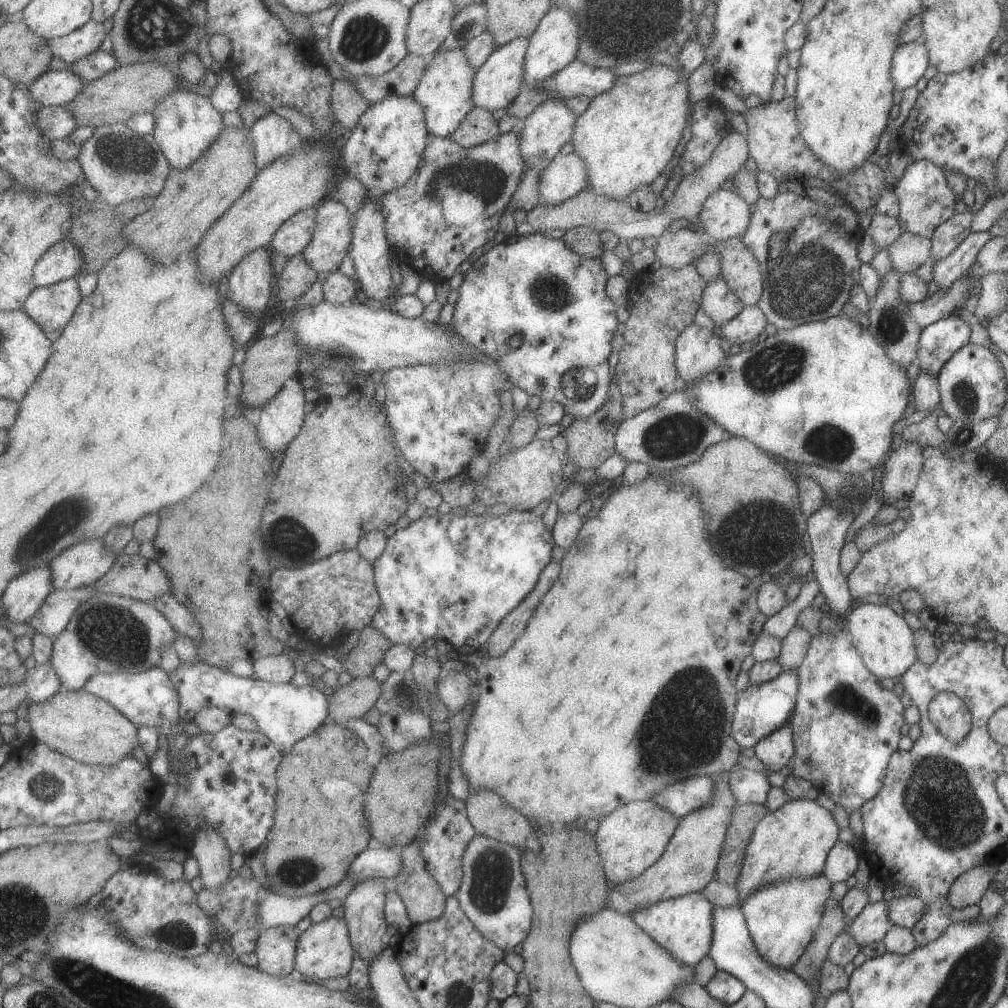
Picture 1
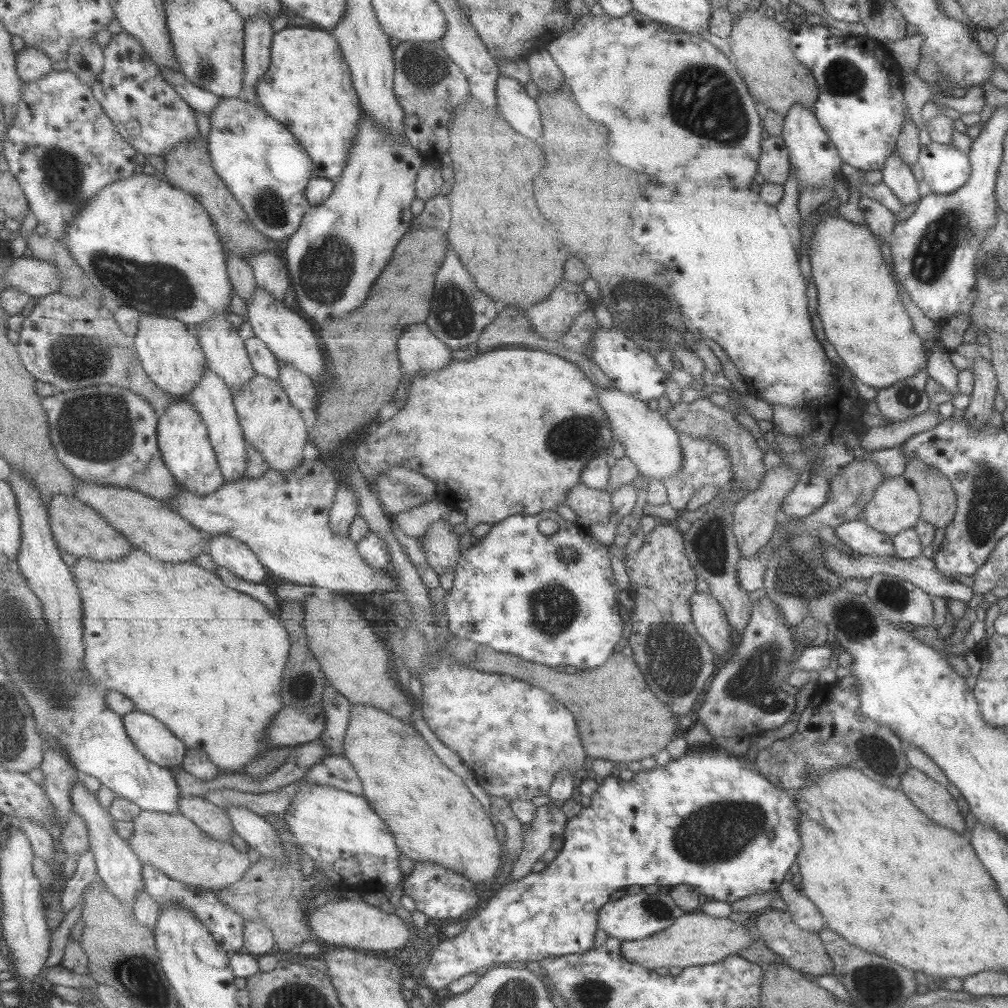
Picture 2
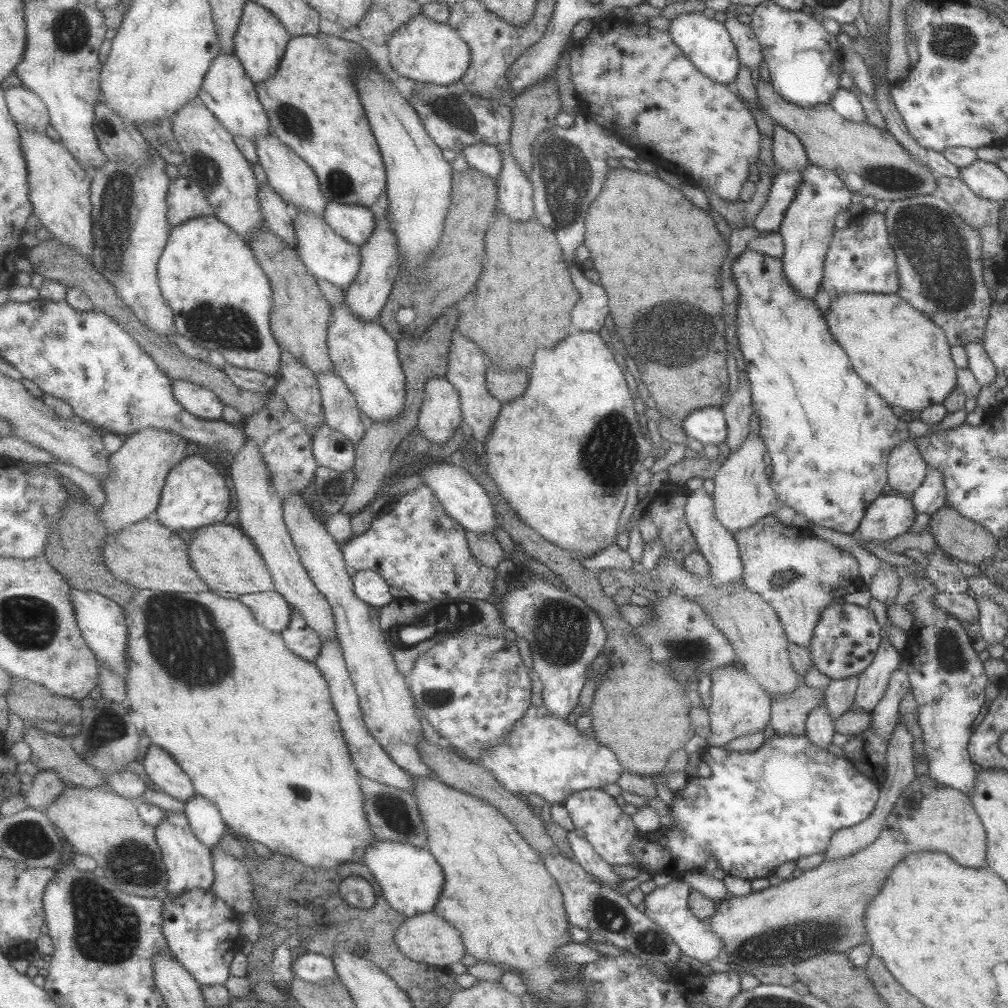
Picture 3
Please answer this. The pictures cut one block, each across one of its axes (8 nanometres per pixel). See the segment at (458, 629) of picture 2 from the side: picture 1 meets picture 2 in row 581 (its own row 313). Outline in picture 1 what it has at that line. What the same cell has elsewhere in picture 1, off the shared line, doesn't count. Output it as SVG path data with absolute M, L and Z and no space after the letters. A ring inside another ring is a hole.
M534 233L527 238L514 237L505 238L500 244L495 245L486 254L479 257L473 264L472 268L463 276L464 282L457 290L459 292L458 301L455 303L454 316L452 318L452 326L454 330L463 338L468 344L471 344L477 351L487 354L491 359L497 359L498 366L502 367L503 371L511 378L514 383L514 387L518 387L526 394L533 396L534 394L540 396L542 401L556 401L559 402L565 409L566 413L570 413L574 417L589 417L594 414L605 402L607 402L609 389L609 366L607 366L607 356L611 354L611 338L615 334L615 326L617 326L617 320L615 320L615 306L613 302L609 300L607 294L605 294L605 278L606 273L603 271L600 256L595 259L587 259L583 256L575 253L563 240L550 237L545 237L543 234ZM522 334L524 337L524 344L519 349L510 348L510 339L514 335ZM585 370L591 372L592 384L589 384L591 380L587 380L587 386L591 388L589 396L583 398L579 396L579 400L571 400L567 394L565 394L565 386L563 386L563 380L565 376L579 376L579 380L585 380L581 378L581 374L585 374Z

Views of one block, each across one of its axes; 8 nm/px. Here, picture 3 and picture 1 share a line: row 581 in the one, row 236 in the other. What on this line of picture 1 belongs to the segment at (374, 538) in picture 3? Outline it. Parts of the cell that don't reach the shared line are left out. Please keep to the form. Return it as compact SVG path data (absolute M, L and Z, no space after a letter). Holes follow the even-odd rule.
M515 127L491 143L469 149L461 147L449 137L429 139L421 166L413 178L401 189L377 196L382 214L386 217L387 239L396 251L397 261L408 264L420 276L441 283L451 280L459 266L475 250L495 240L503 213L508 210L526 172L526 163L520 150L519 128Z

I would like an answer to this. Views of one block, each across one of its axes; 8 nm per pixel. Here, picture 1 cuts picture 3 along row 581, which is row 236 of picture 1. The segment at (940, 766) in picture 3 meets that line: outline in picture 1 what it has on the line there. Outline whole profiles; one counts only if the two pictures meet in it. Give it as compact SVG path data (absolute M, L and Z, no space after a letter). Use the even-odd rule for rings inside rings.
M926 159L909 162L901 178L891 188L898 199L898 216L896 218L902 233L929 239L939 224L946 222L954 215L953 206L957 197L947 187L943 170Z

